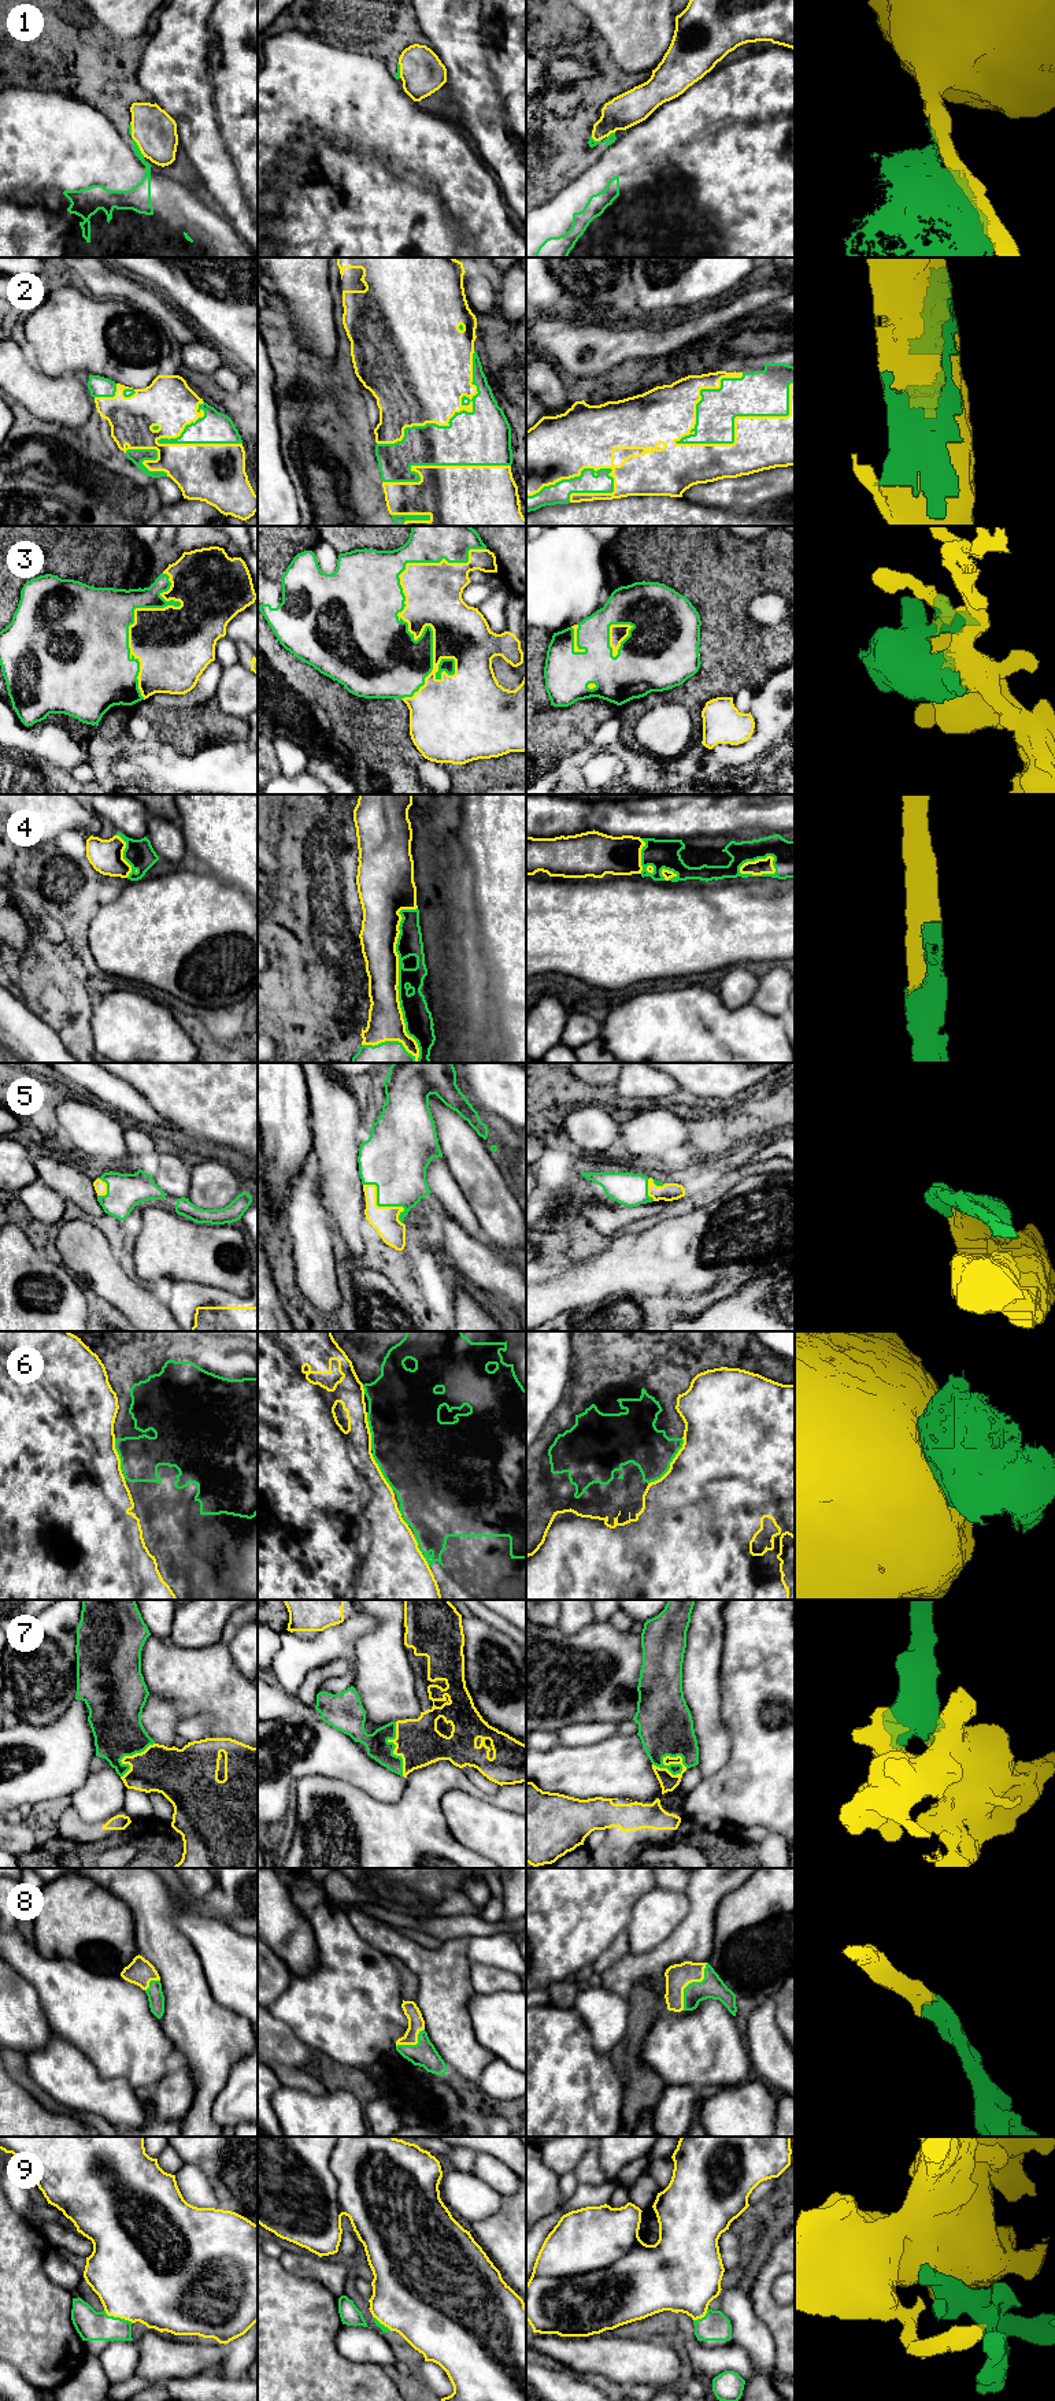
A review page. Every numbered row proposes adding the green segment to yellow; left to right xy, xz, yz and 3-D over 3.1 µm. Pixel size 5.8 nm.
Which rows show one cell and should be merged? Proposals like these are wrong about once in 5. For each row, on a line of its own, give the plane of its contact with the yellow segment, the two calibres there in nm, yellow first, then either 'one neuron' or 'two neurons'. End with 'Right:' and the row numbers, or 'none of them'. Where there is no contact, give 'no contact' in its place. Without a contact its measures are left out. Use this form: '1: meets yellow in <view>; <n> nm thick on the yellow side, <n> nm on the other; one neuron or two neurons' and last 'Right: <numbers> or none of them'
1: meets yellow in xy; 260 nm thick on the yellow side, 100 nm on the other; two neurons
2: meets yellow in yz; 320 nm thick on the yellow side, 280 nm on the other; one neuron
3: meets yellow in xz; 340 nm thick on the yellow side, 460 nm on the other; one neuron
4: meets yellow in xz; 220 nm thick on the yellow side, 160 nm on the other; one neuron
5: meets yellow in xz; 160 nm thick on the yellow side, 340 nm on the other; one neuron
6: meets yellow in yz; 500 nm thick on the yellow side, 280 nm on the other; one neuron
7: meets yellow in yz; 100 nm thick on the yellow side, 320 nm on the other; one neuron
8: meets yellow in yz; 150 nm thick on the yellow side, 140 nm on the other; one neuron
9: meets yellow in xy; 500 nm thick on the yellow side, 180 nm on the other; one neuron
Right: 2, 3, 4, 5, 6, 7, 8, 9

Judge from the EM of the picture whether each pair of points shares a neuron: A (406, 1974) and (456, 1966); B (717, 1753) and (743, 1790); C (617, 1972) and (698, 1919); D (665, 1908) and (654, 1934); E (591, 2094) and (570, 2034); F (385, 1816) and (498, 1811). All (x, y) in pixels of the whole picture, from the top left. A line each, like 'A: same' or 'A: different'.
A: different
B: different
C: same
D: same
E: same
F: same

